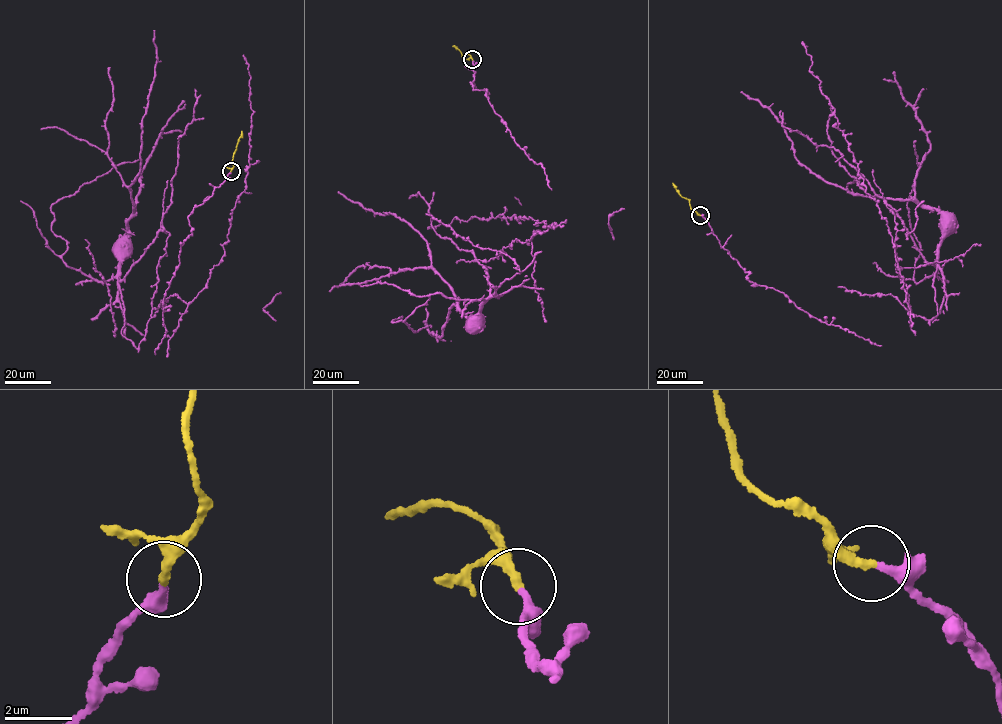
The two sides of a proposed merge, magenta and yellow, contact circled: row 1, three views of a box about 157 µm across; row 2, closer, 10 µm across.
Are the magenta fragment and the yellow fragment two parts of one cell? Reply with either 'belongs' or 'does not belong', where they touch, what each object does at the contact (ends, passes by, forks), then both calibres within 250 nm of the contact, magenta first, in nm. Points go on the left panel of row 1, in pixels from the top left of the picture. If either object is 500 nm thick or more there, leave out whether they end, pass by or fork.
belongs; place (231, 171); magenta ends; yellow ends; calibres 280 and 280 nm

